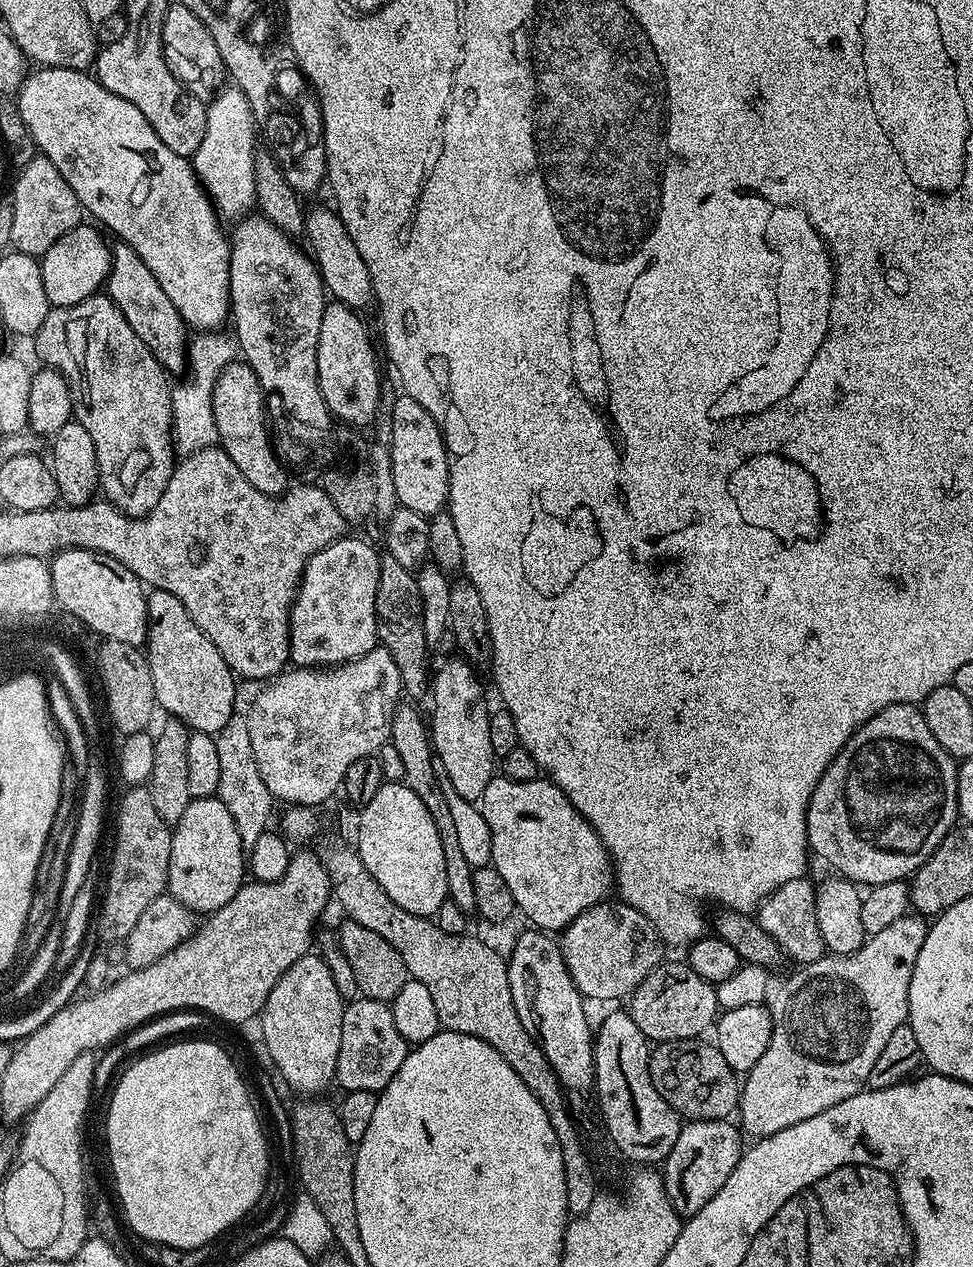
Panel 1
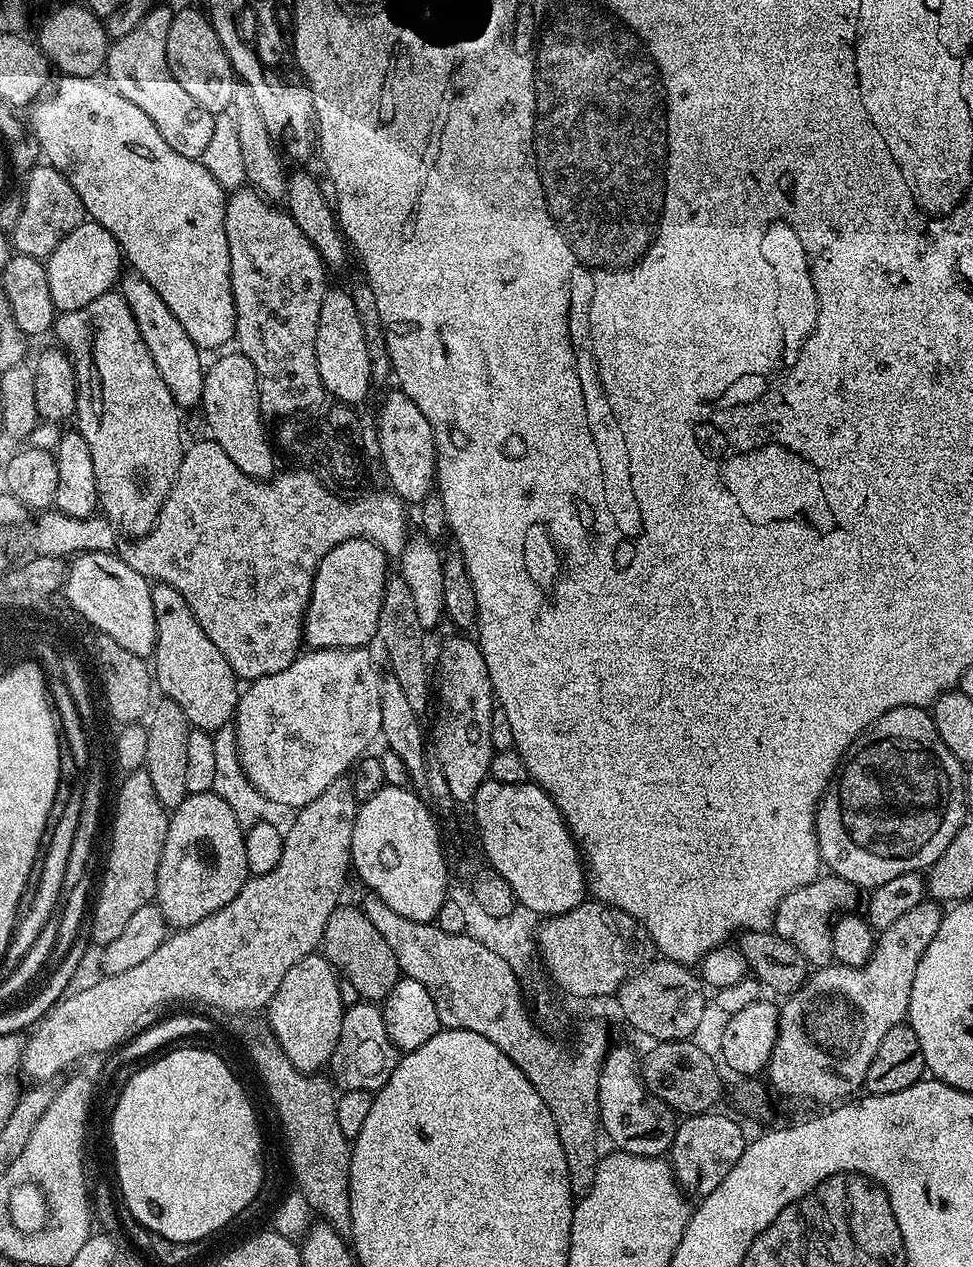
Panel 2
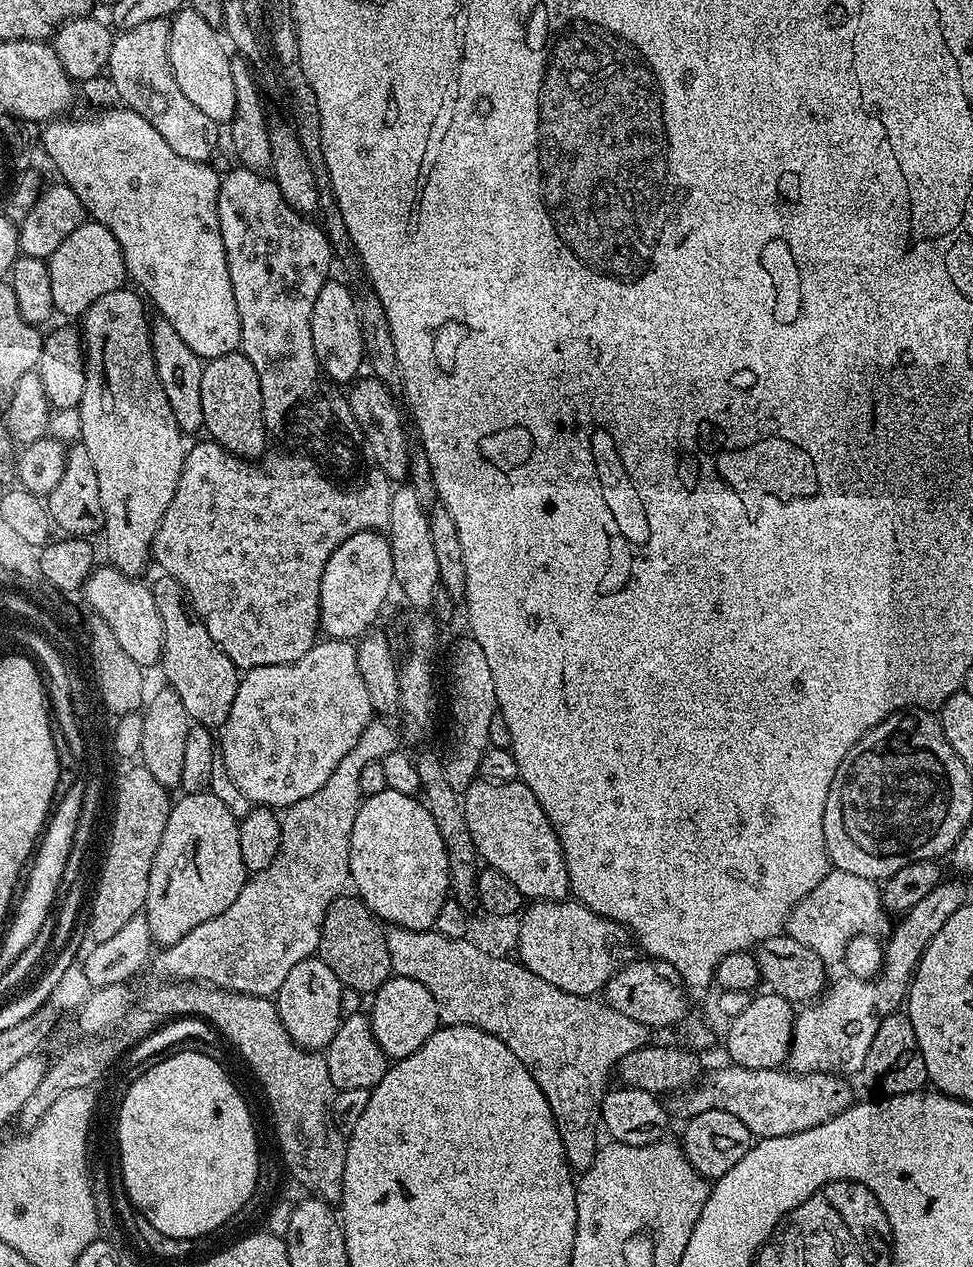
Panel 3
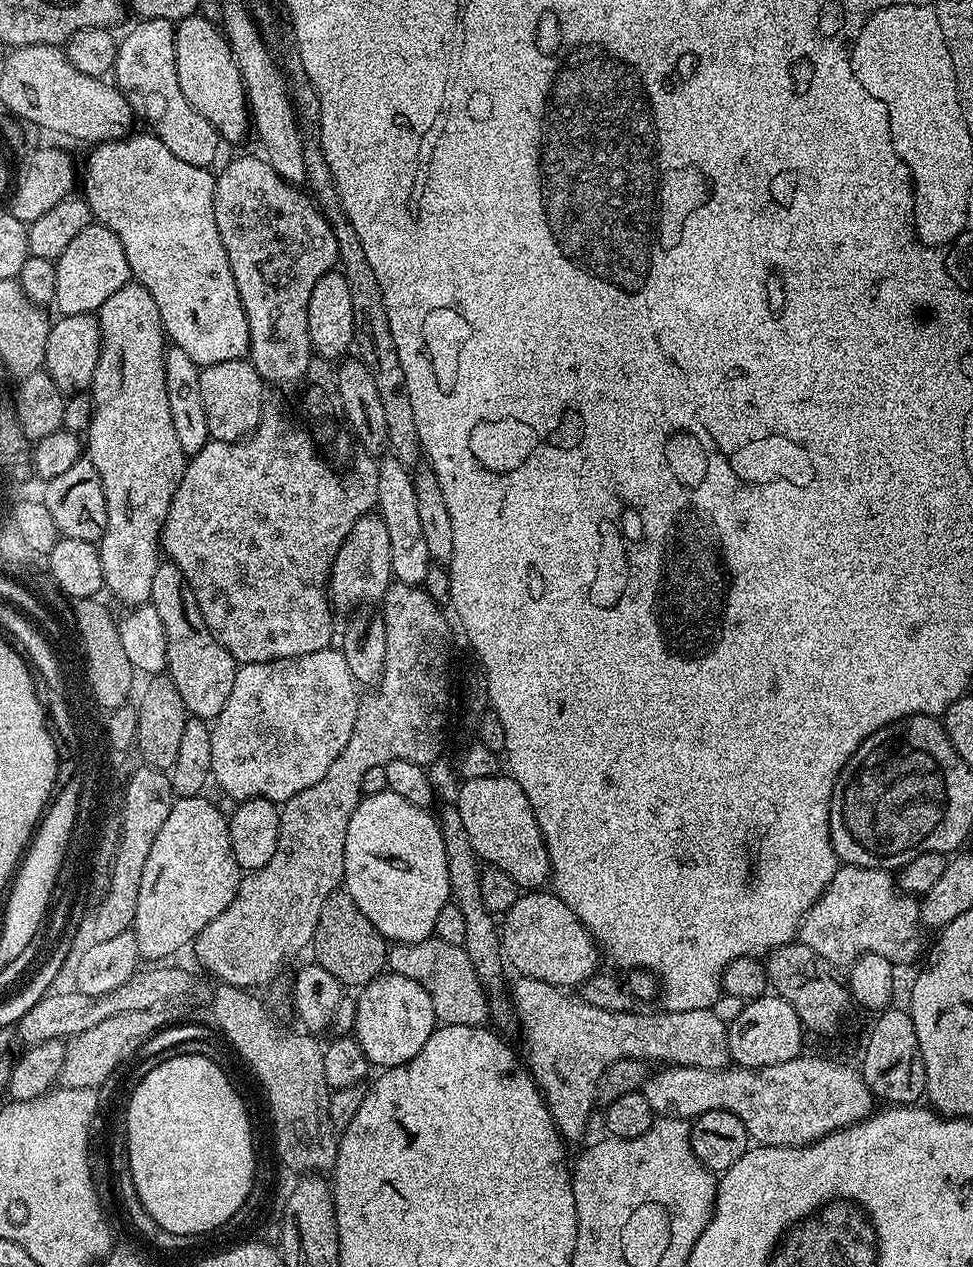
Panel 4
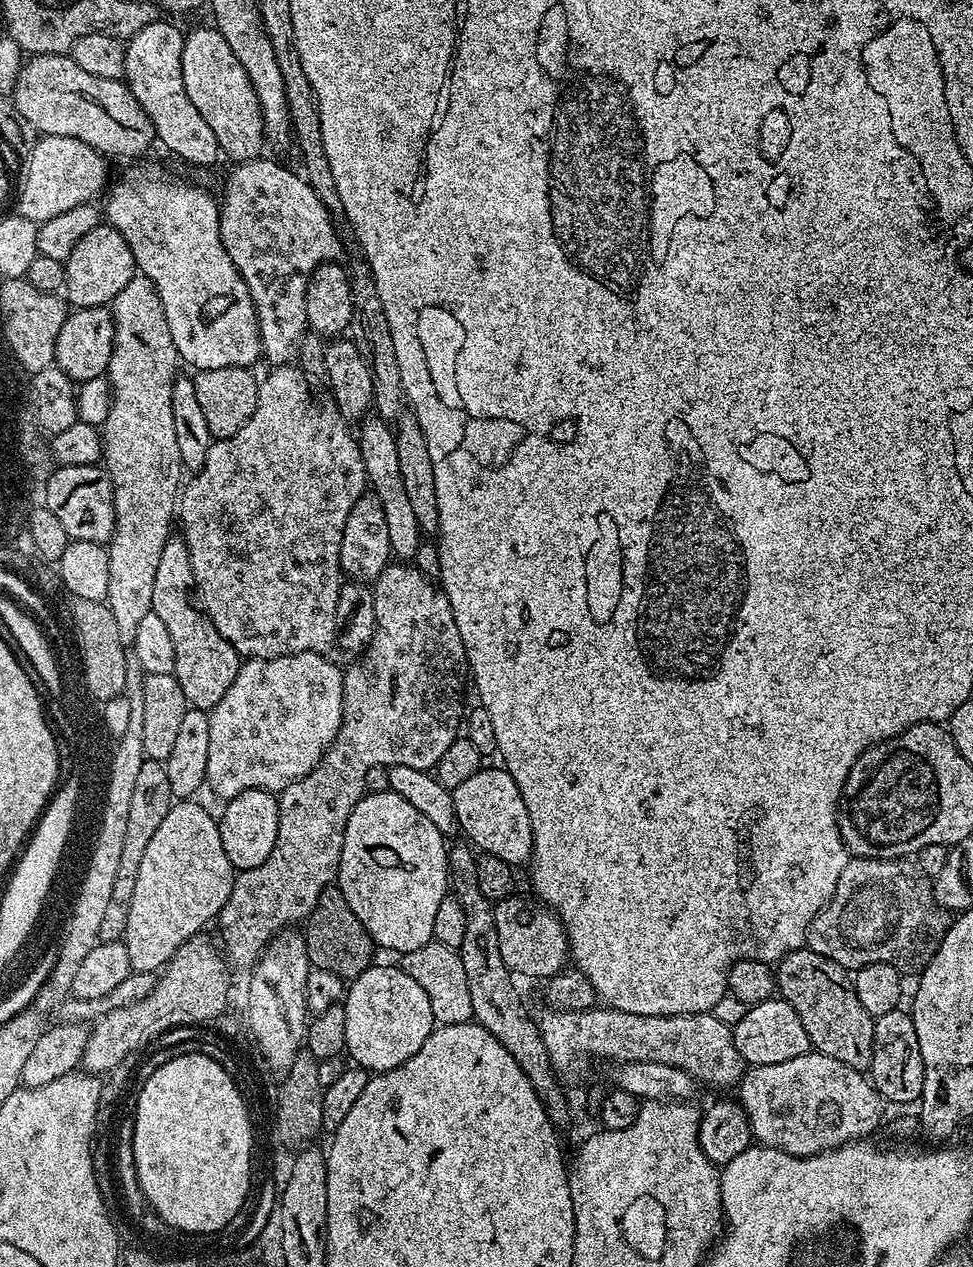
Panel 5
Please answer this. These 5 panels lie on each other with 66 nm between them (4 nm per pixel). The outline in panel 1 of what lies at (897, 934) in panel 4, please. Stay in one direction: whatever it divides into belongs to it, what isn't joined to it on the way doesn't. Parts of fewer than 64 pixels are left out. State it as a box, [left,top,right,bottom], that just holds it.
[754,876,826,966]

